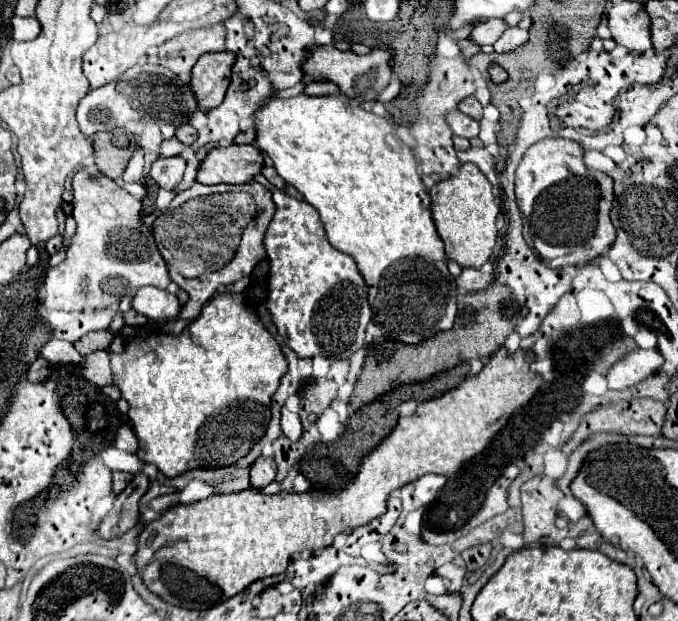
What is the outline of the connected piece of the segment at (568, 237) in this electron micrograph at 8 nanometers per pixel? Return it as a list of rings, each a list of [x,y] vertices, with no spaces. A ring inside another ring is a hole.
[[[555,137],[555,139],[541,139],[527,149],[523,161],[517,167],[515,179],[515,193],[517,203],[523,217],[523,237],[525,241],[537,251],[539,259],[547,267],[565,267],[565,265],[585,265],[597,255],[603,255],[609,245],[615,241],[615,227],[611,223],[611,209],[613,209],[613,179],[603,171],[593,171],[583,161],[585,149],[571,139]]]

